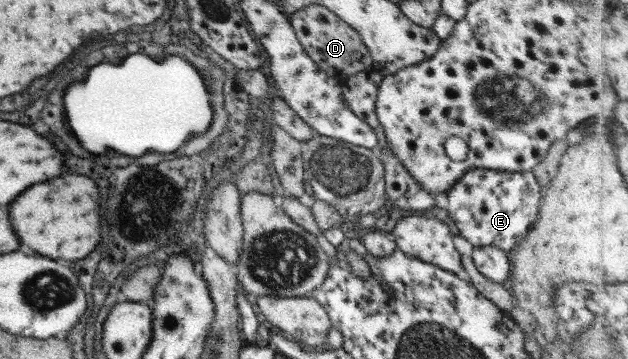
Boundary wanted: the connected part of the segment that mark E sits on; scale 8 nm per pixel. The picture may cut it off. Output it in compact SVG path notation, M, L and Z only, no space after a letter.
M473 169L447 192L447 211L459 234L474 247L495 245L509 254L527 235L539 212L543 188L533 171L503 172Z

